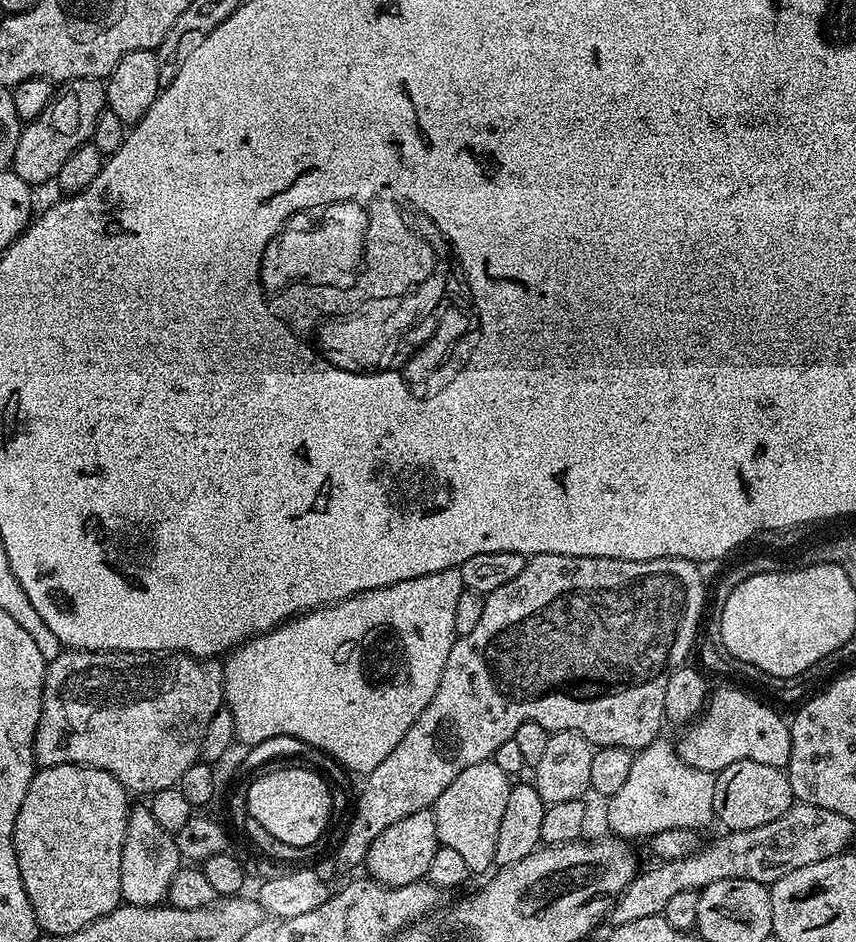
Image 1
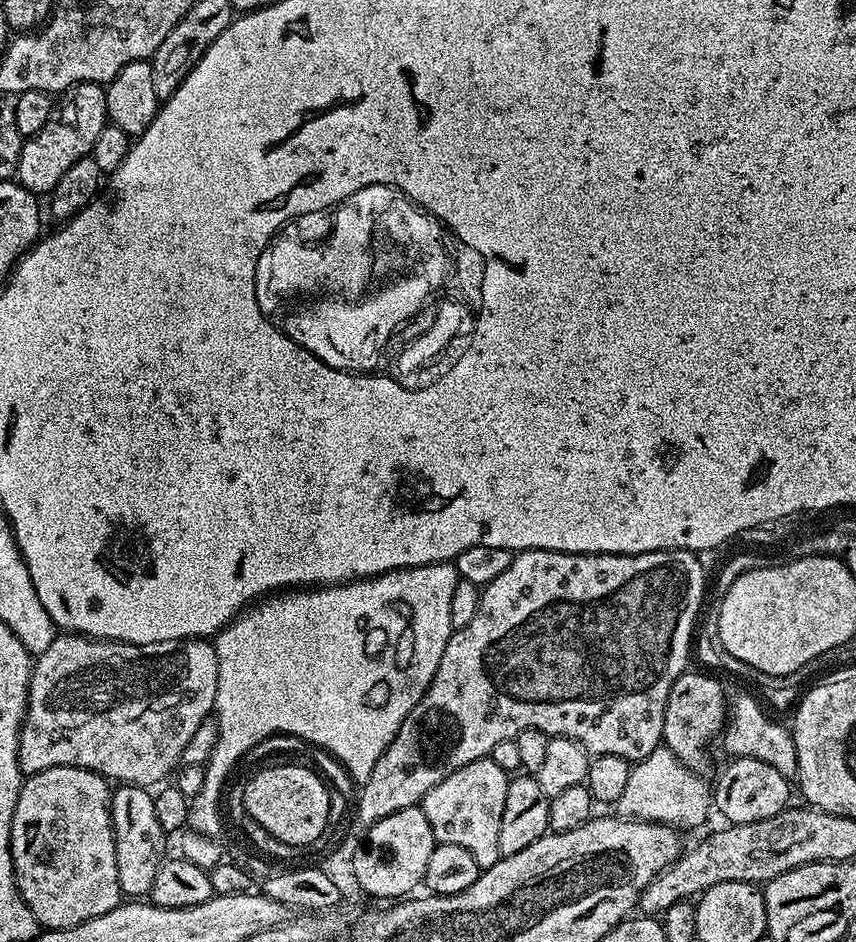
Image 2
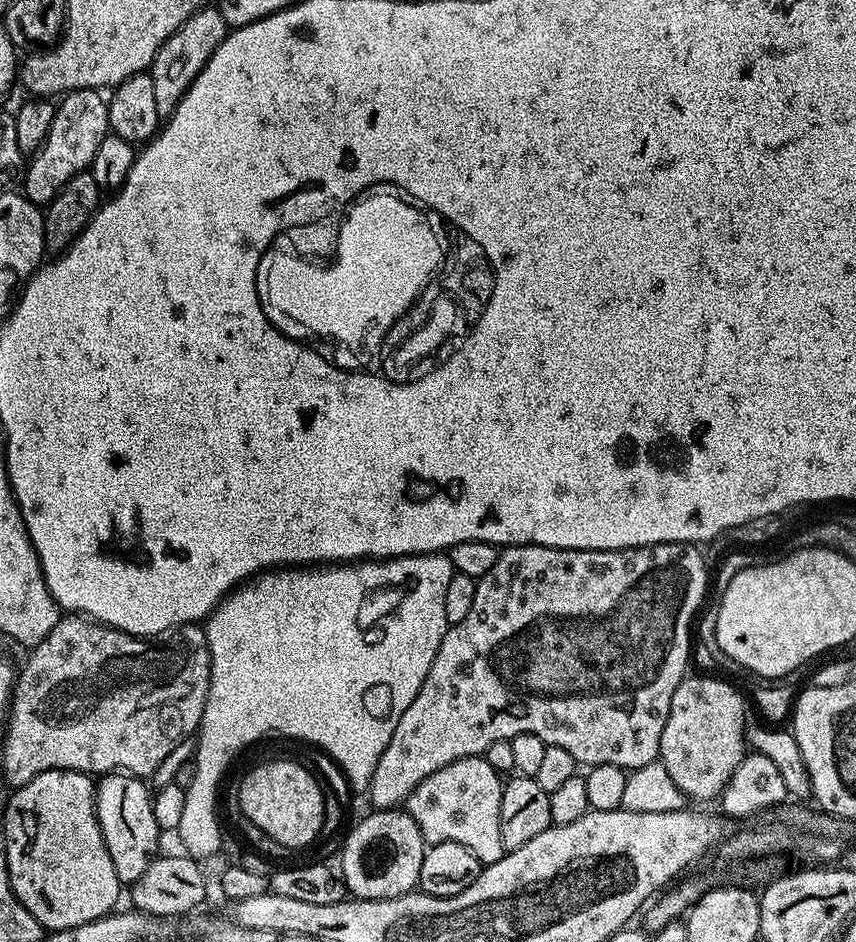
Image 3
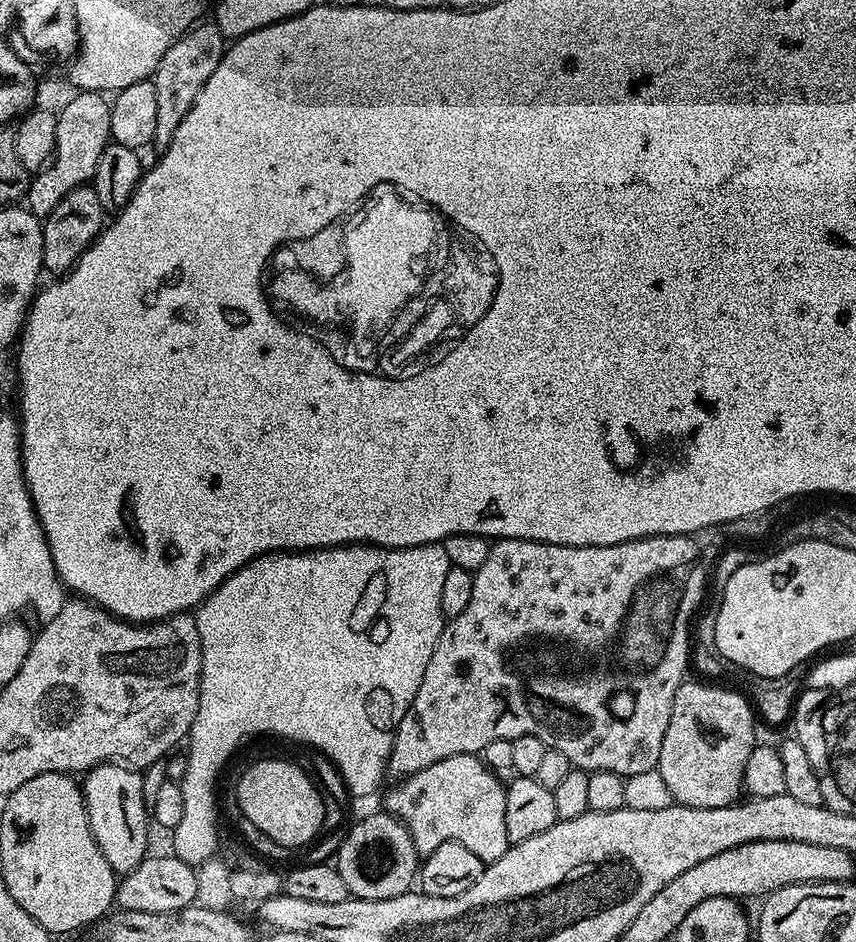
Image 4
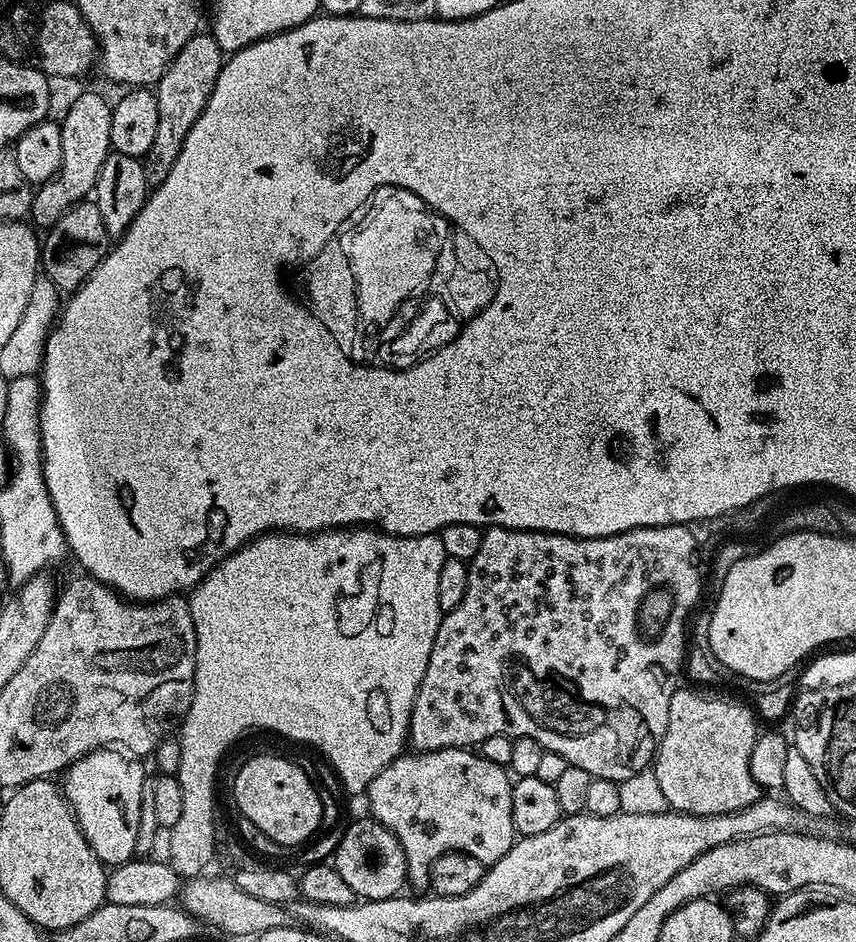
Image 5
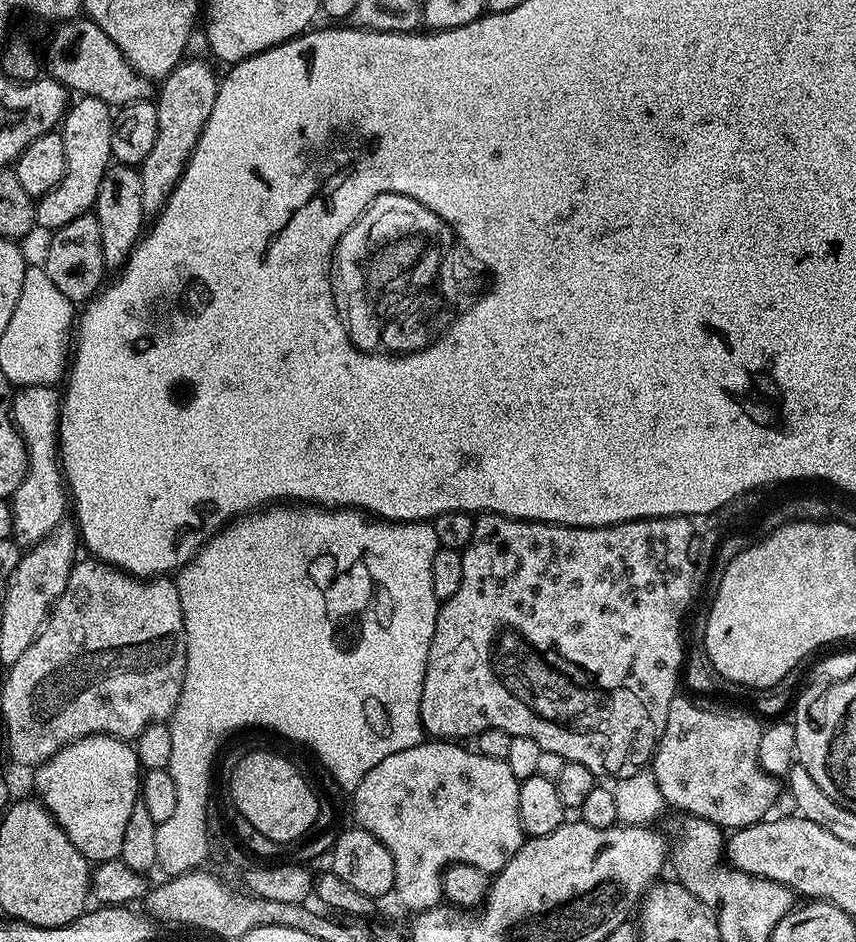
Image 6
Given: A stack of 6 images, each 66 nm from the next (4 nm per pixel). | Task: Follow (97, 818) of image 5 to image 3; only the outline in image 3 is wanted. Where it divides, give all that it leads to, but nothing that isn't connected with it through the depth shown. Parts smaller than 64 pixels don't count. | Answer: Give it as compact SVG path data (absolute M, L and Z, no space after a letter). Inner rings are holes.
M123 772L101 775L96 784L96 817L104 835L106 850L110 850L110 858L114 858L114 870L121 885L130 886L142 878L158 855L156 847L160 844L162 833L158 822L154 822L152 797L149 785L141 777Z

